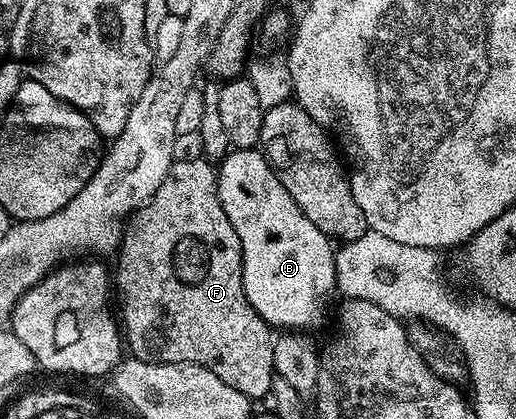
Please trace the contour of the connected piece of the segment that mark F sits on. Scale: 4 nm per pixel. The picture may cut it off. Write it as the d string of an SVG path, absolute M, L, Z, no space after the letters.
M206 159L198 161L176 161L171 166L169 175L165 175L165 183L157 187L157 191L151 196L150 201L138 210L130 218L129 231L124 232L122 242L117 250L119 257L119 270L114 270L113 281L117 286L117 293L127 297L123 301L123 317L121 313L121 329L125 334L125 345L131 348L130 356L136 361L164 361L165 363L177 363L178 361L188 361L194 365L205 367L217 375L229 387L237 387L246 397L258 399L266 398L271 392L271 381L275 378L275 368L273 367L273 330L270 325L266 325L253 311L251 304L245 299L243 290L243 252L241 251L241 239L237 239L237 231L233 231L233 223L225 215L225 207L221 207L219 198L219 178L217 169L212 162Z

